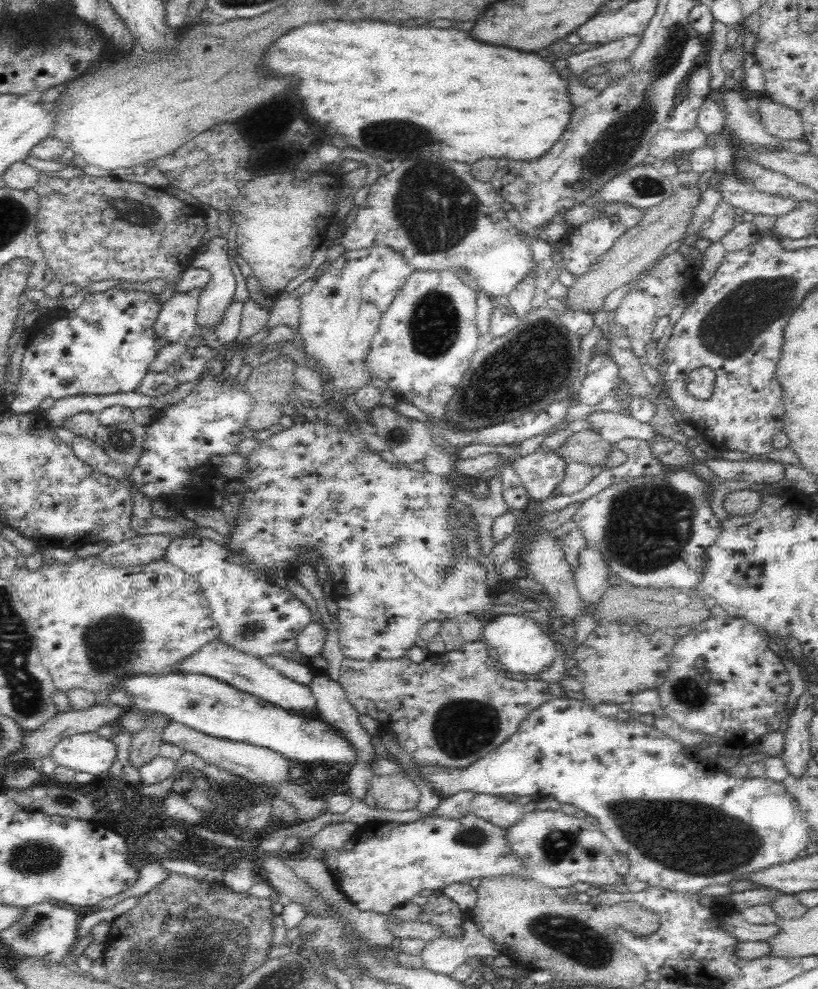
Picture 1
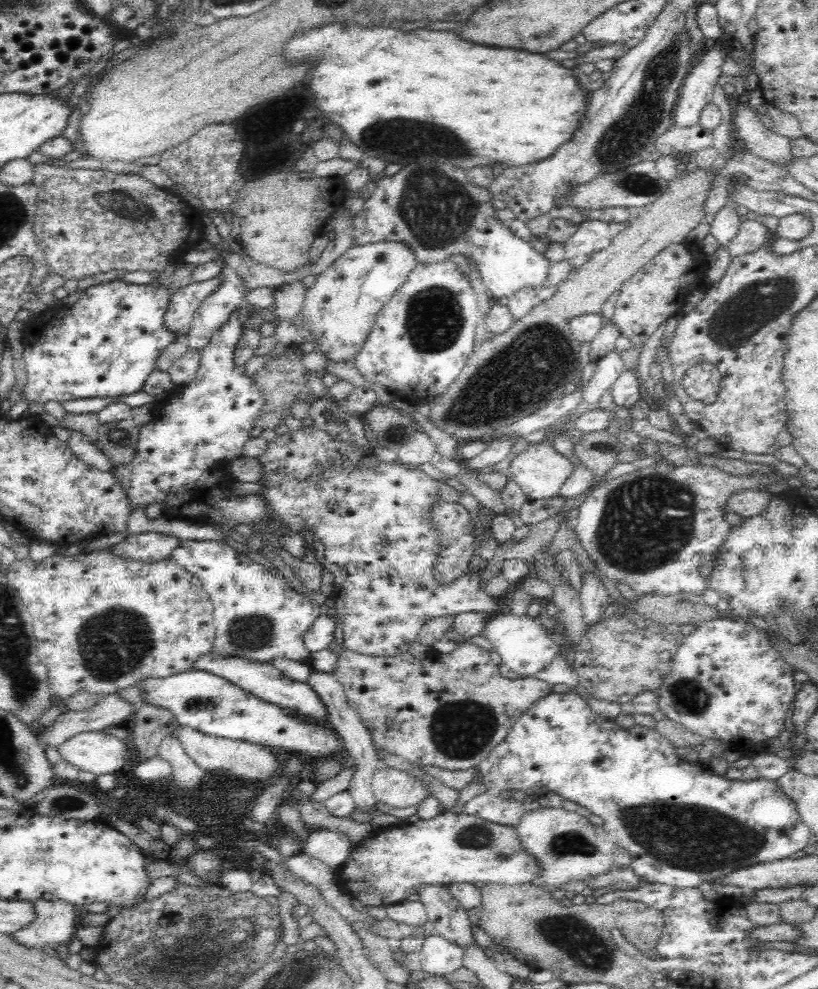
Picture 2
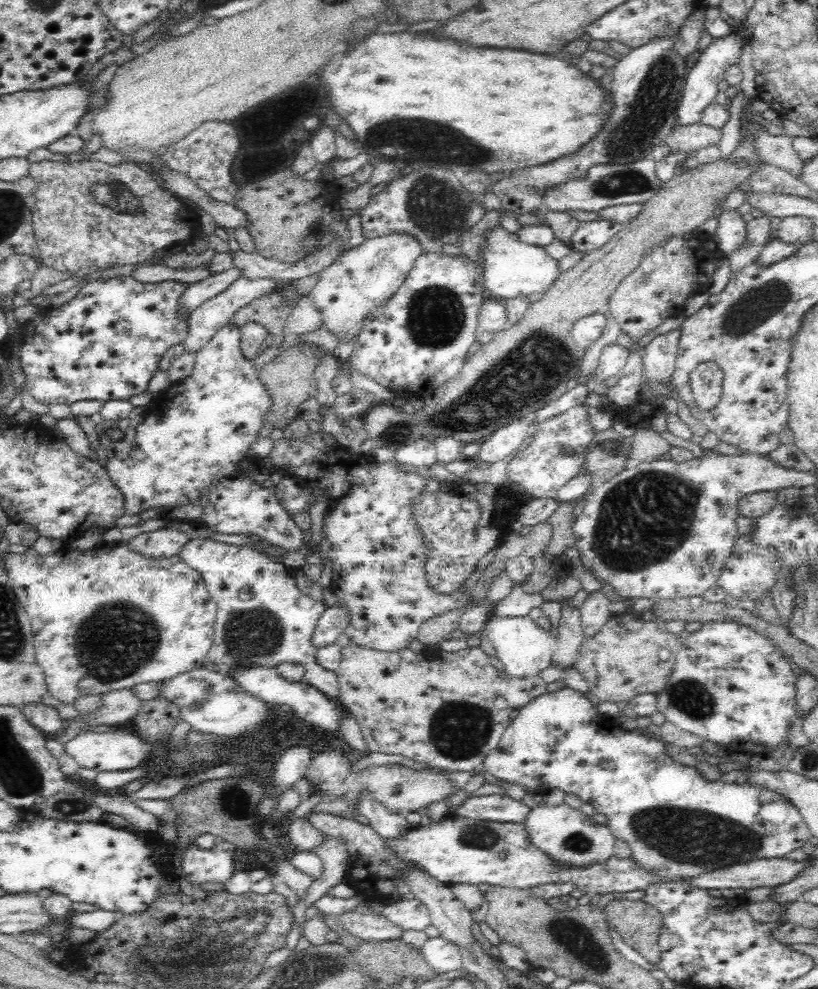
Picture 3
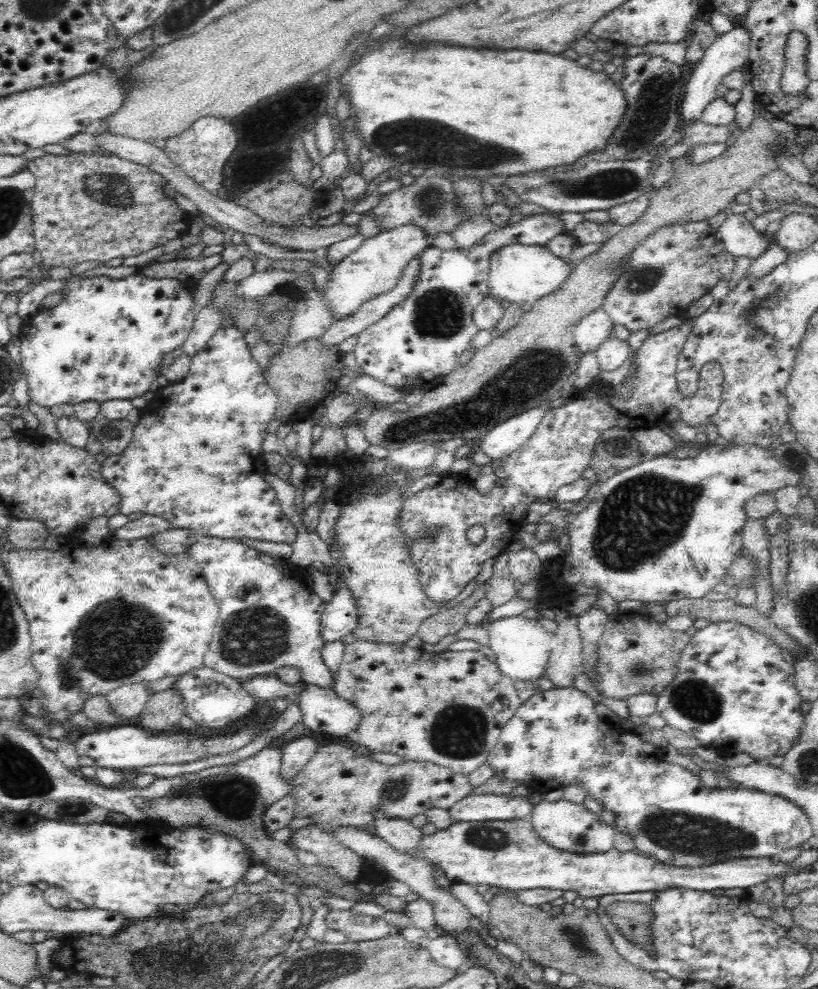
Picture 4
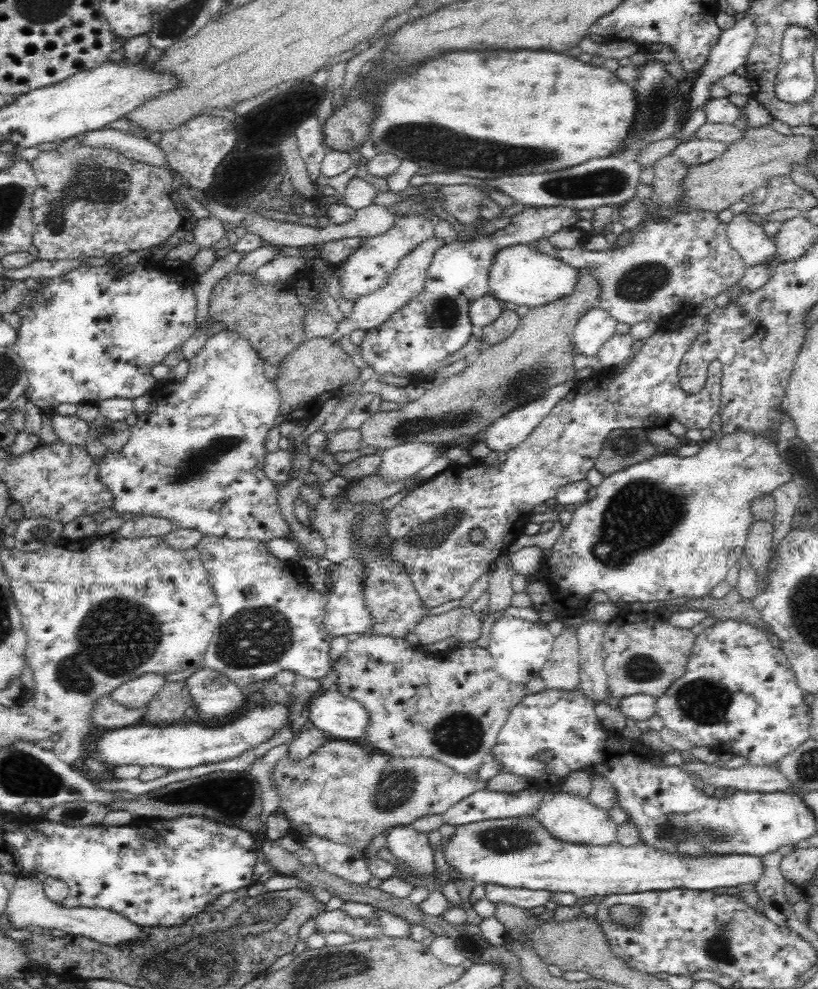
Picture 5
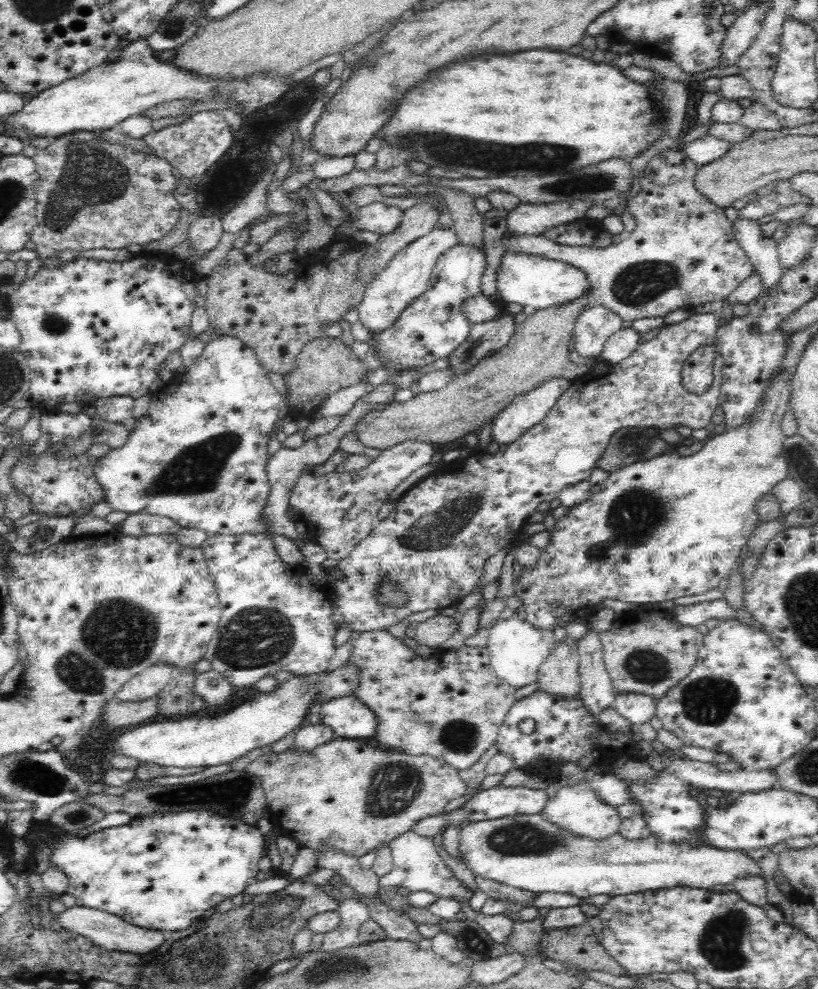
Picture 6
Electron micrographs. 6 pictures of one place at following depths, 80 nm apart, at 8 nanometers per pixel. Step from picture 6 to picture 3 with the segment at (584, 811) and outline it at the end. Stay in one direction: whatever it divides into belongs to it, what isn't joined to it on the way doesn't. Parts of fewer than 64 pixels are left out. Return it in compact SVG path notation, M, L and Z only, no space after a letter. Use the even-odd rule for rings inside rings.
M540 804L529 810L524 822L524 831L528 842L536 849L540 849L548 860L554 865L566 865L574 869L583 869L598 863L607 863L607 860L615 856L614 837L607 826L600 826L581 810L573 810L562 804L561 806L548 806Z

